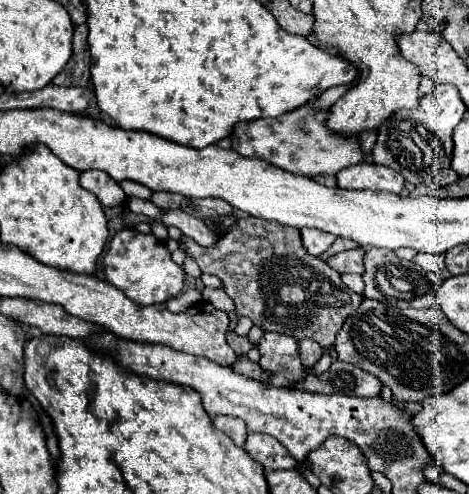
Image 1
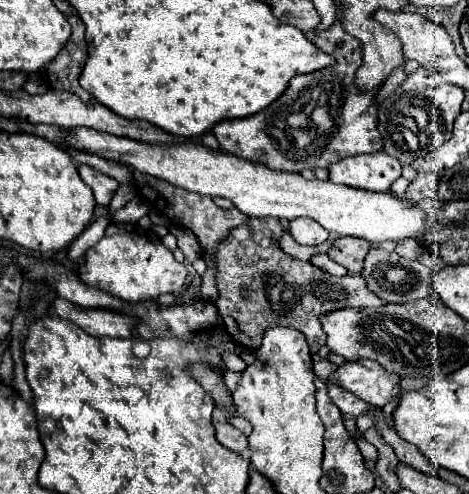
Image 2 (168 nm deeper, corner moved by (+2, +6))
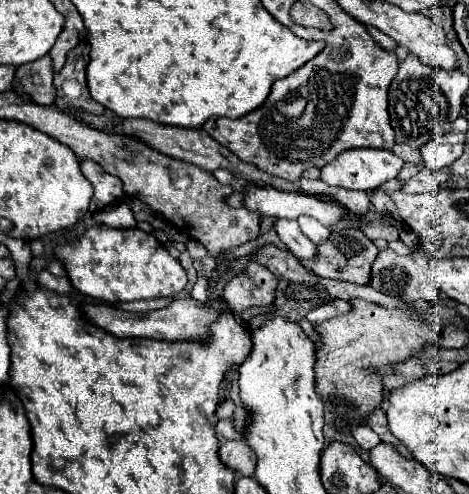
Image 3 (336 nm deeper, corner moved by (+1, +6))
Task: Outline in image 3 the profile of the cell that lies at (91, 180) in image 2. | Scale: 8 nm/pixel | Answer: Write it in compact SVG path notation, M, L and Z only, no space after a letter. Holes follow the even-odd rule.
M81 160L81 172L93 184L93 190L95 190L95 194L91 198L91 206L89 206L91 212L123 200L121 180L117 180L117 176L111 176L107 172L103 172L103 168L97 162Z

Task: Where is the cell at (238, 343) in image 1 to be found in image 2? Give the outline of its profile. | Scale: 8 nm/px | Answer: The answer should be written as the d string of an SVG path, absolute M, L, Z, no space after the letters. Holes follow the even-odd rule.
M248 218L244 224L236 226L232 230L230 236L226 236L224 240L220 240L220 244L214 248L214 254L204 254L206 262L214 262L216 266L216 286L218 286L218 300L216 306L226 322L226 332L228 336L232 336L232 340L236 340L242 348L246 350L256 350L260 346L262 334L266 328L272 326L288 326L288 328L296 328L300 330L310 346L310 352L318 352L324 344L326 344L326 336L320 324L320 316L340 310L340 308L348 308L348 306L380 306L384 304L384 300L380 300L378 296L374 296L364 280L360 276L342 276L336 278L320 268L316 268L310 262L302 262L296 260L284 252L280 252L280 232L286 232L280 224L280 220L276 218Z

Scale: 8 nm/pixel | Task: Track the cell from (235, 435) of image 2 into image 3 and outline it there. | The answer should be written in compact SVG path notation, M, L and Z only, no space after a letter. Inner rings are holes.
M229 440L223 442L219 448L219 460L227 466L239 472L241 476L253 476L255 472L255 452L249 448L245 440Z

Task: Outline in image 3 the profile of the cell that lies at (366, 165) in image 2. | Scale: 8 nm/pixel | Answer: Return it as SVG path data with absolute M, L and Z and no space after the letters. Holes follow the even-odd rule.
M353 148L341 152L335 160L321 168L319 180L329 186L349 190L373 190L383 182L397 178L403 160L391 150Z

